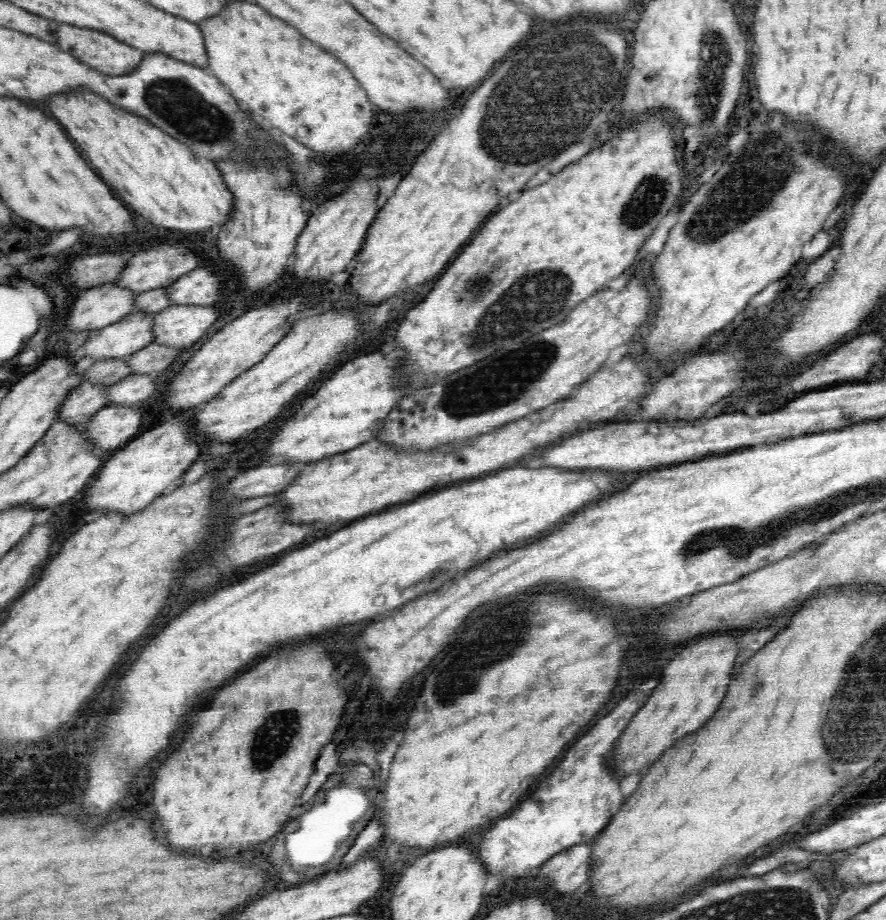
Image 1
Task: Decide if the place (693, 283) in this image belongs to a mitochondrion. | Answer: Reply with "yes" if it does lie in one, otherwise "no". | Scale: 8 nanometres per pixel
no

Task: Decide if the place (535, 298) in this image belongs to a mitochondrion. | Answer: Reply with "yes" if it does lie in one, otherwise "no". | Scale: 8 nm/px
yes

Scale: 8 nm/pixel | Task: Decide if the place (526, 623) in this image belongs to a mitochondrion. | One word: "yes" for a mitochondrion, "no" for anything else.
yes

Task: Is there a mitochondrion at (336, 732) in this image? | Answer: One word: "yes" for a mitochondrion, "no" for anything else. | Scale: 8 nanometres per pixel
no

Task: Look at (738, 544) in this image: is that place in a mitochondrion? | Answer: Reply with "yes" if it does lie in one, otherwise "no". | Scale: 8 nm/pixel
yes

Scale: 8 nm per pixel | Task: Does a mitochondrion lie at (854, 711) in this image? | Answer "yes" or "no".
yes

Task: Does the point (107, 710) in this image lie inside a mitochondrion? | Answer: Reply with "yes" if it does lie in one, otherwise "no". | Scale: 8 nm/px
no

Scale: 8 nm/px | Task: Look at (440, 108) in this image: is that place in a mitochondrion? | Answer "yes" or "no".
no

